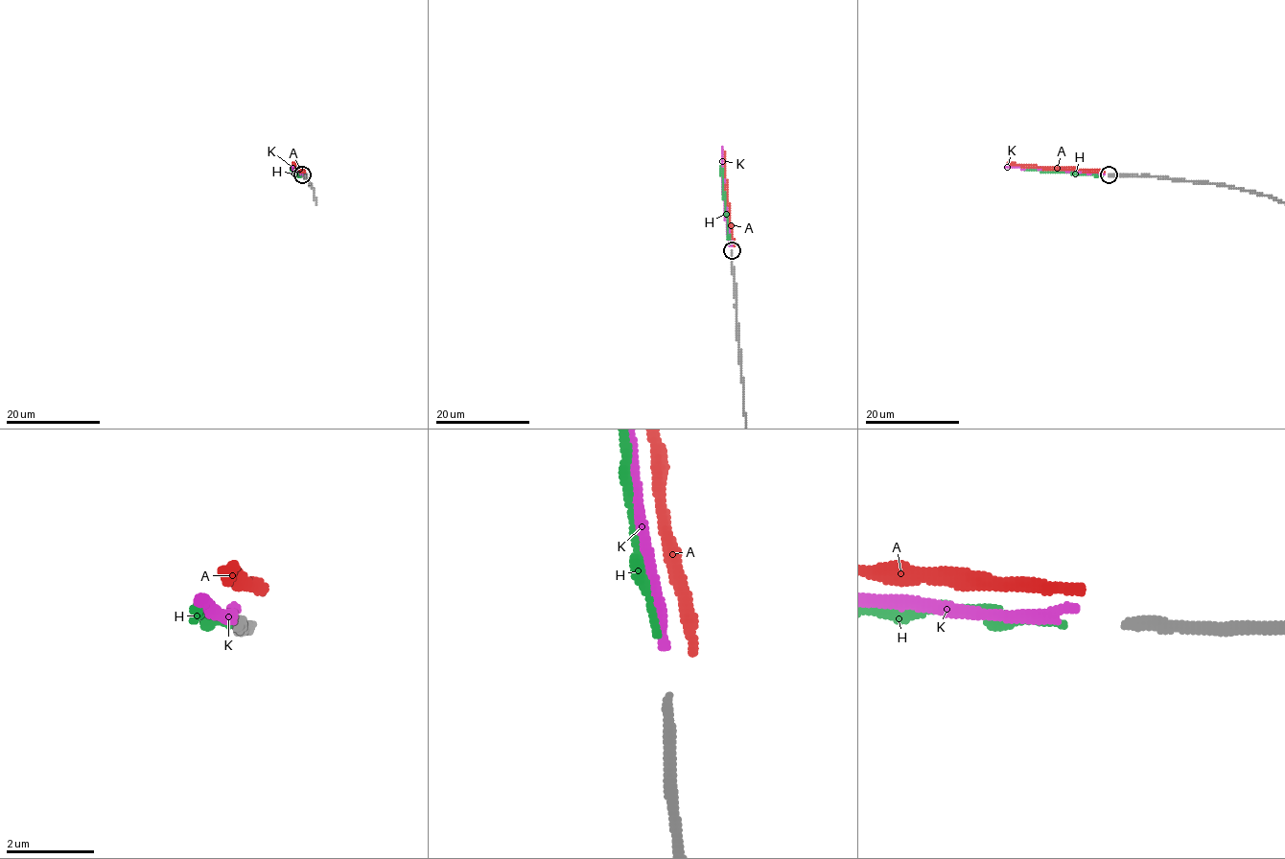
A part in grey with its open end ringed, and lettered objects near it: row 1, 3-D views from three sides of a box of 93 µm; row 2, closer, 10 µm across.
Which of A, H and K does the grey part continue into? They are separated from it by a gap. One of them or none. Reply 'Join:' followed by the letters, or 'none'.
Join: K

